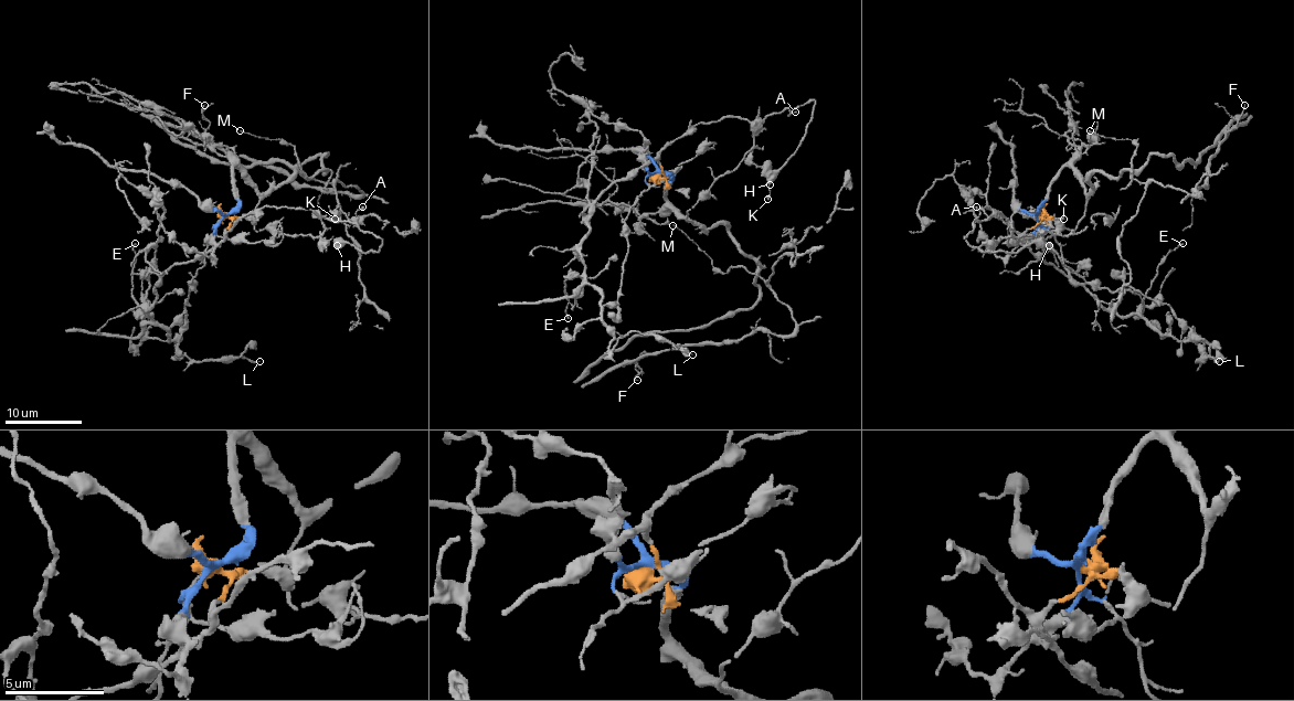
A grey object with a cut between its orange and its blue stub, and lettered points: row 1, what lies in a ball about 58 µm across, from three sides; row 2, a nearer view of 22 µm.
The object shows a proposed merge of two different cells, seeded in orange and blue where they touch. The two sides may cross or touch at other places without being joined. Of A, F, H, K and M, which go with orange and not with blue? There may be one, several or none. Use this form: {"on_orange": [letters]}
{"on_orange": ["A", "H"]}

